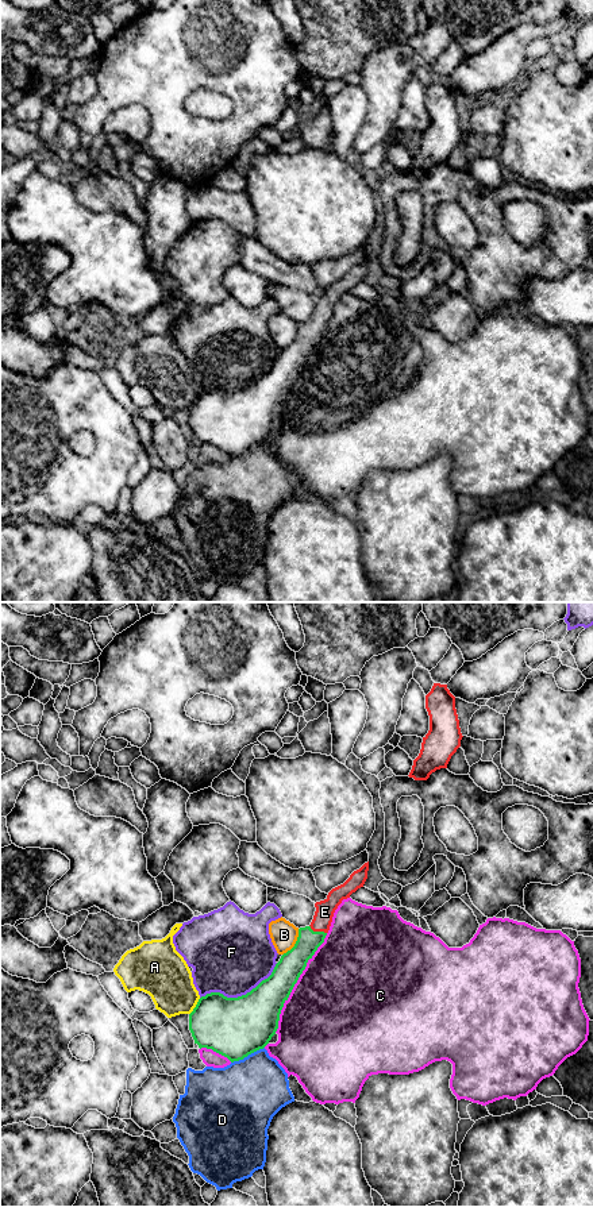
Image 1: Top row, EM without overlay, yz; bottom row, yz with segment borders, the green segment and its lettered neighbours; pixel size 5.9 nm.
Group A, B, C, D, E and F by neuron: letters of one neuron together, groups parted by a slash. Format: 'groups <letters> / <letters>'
groups A / B / C / D / E / F

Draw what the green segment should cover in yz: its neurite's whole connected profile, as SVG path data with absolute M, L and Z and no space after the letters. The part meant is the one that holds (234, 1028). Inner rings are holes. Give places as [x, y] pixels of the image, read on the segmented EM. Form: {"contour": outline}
{"contour": "M369 861L354 871L324 901L316 902L309 926L299 929L294 946L284 953L272 975L238 998L220 992L201 996L189 1014L189 1030L199 1048L212 1049L231 1063L263 1049L278 1029L280 1014L307 963L324 942L343 899L363 887Z"}

